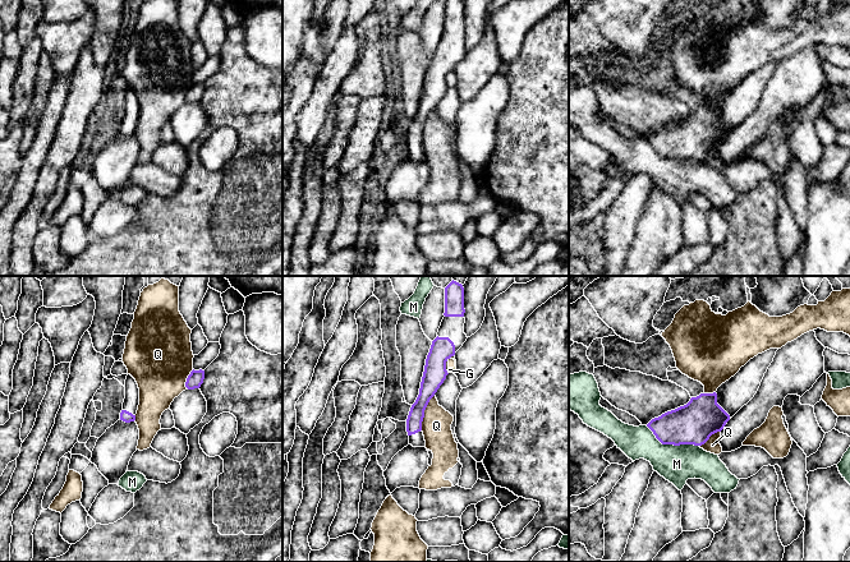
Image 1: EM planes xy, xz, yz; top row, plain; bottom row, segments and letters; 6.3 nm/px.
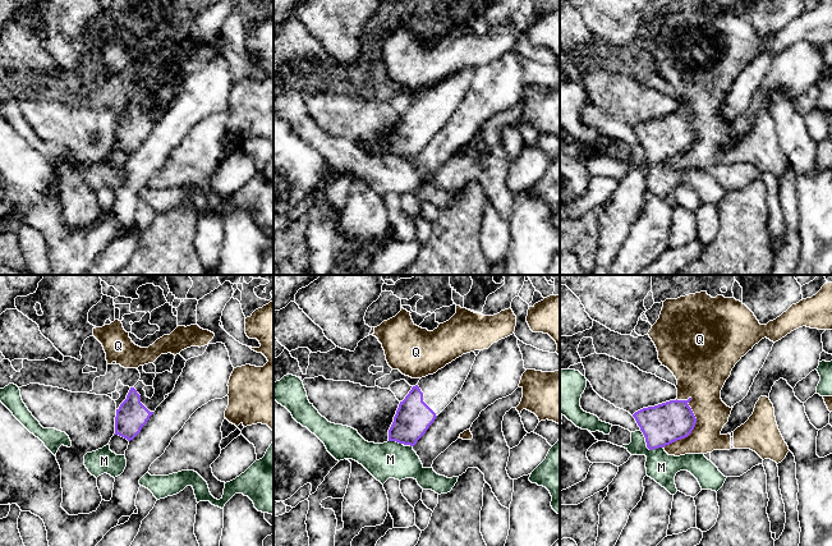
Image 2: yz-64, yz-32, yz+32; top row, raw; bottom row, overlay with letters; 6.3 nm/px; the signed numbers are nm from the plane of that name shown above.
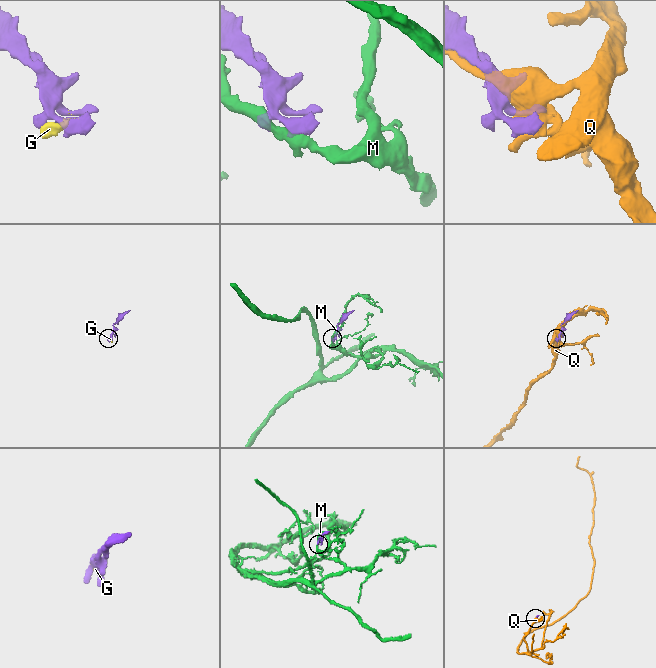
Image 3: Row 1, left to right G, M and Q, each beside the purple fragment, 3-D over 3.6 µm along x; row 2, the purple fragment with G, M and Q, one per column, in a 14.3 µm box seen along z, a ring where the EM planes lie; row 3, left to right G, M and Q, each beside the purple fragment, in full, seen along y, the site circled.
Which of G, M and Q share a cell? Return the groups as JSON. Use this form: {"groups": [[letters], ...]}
{"groups": [["G", "Q"], ["M"]]}

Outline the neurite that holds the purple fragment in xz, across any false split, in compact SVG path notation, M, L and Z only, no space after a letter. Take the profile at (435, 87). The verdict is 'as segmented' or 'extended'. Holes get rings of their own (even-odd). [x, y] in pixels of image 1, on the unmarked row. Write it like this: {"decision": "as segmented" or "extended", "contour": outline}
{"decision": "extended", "contour": "M446 0L445 31L438 42L437 51L432 55L426 73L419 109L412 119L406 133L409 158L413 161L426 161L422 146L424 124L449 88L446 75L455 69L468 52L464 47L464 27L464 1Z"}

